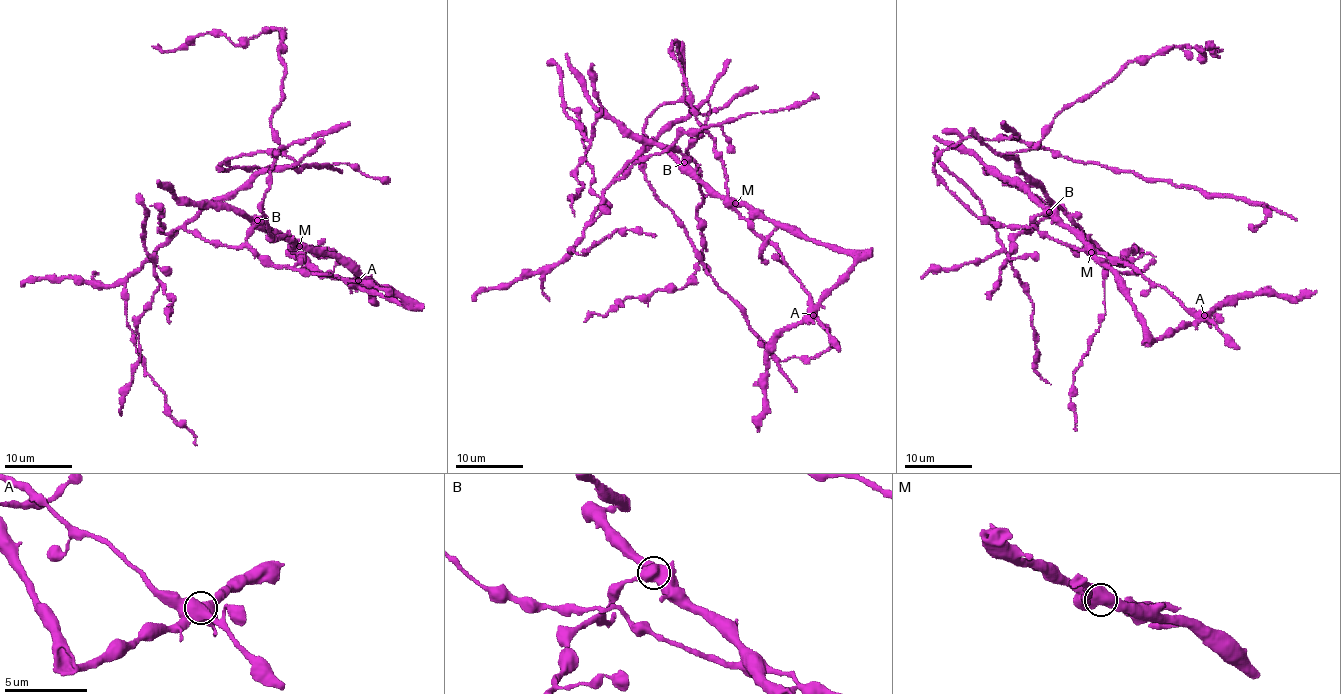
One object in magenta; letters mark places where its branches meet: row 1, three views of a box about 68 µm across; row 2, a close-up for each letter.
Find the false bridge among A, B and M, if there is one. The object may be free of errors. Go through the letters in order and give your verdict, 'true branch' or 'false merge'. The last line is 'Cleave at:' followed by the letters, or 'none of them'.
A: true branch
B: true branch
M: true branch
Cleave at: none of them

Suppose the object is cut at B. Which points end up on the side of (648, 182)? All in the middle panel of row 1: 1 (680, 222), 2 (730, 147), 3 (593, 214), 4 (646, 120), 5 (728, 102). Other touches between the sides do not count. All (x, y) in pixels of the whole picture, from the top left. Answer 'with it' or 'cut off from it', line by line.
1: with it
2: cut off from it
3: cut off from it
4: with it
5: with it

